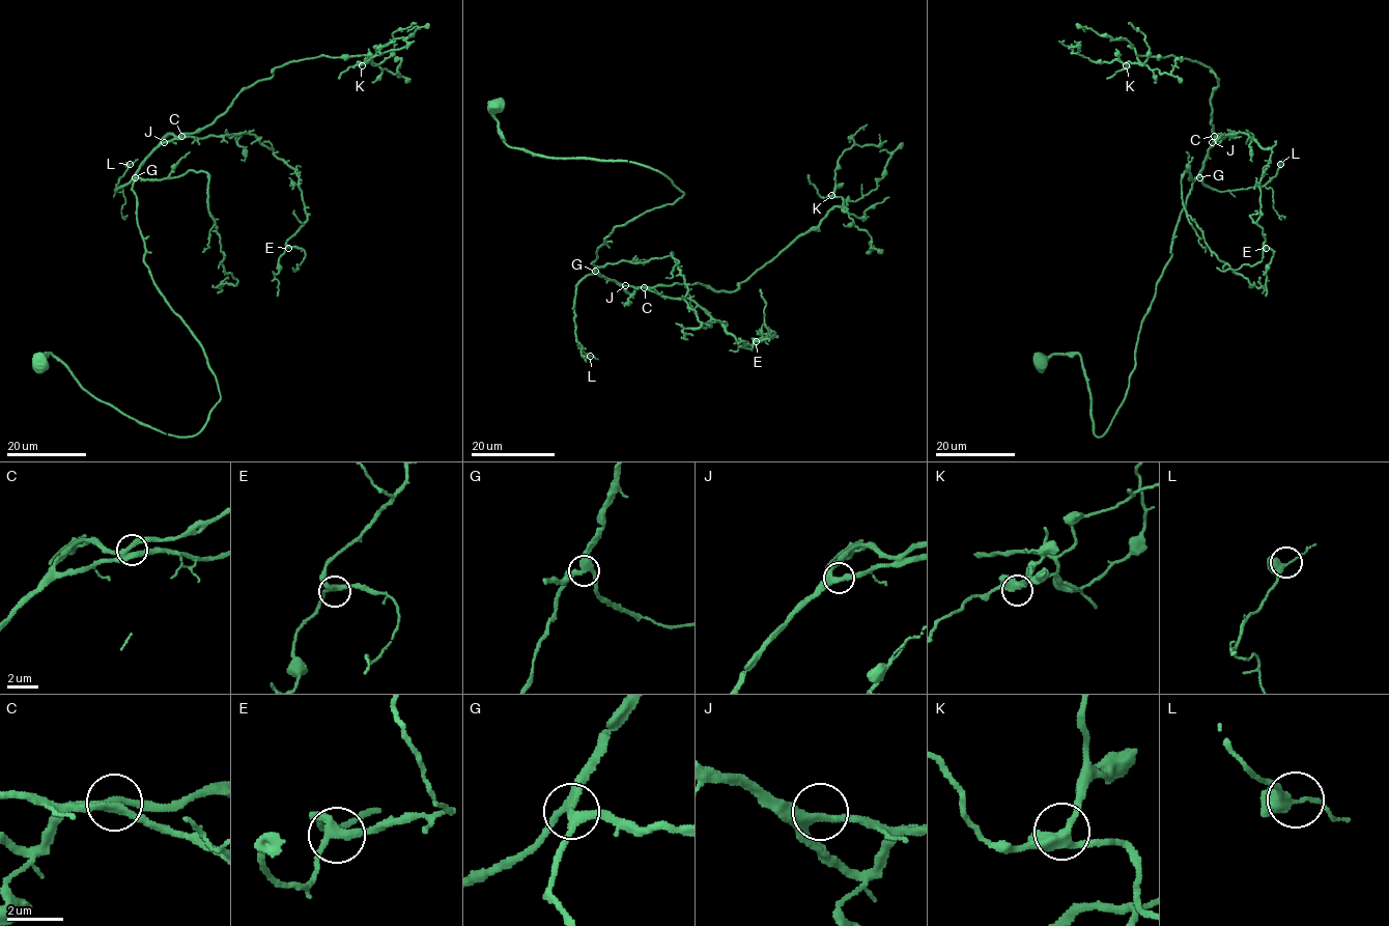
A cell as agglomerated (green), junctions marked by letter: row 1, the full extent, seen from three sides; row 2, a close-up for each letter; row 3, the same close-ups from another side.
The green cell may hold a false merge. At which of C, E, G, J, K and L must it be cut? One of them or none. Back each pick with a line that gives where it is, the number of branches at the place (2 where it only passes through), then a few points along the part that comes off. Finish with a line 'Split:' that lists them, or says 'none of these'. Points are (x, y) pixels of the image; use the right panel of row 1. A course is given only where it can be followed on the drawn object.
Split: none of these

